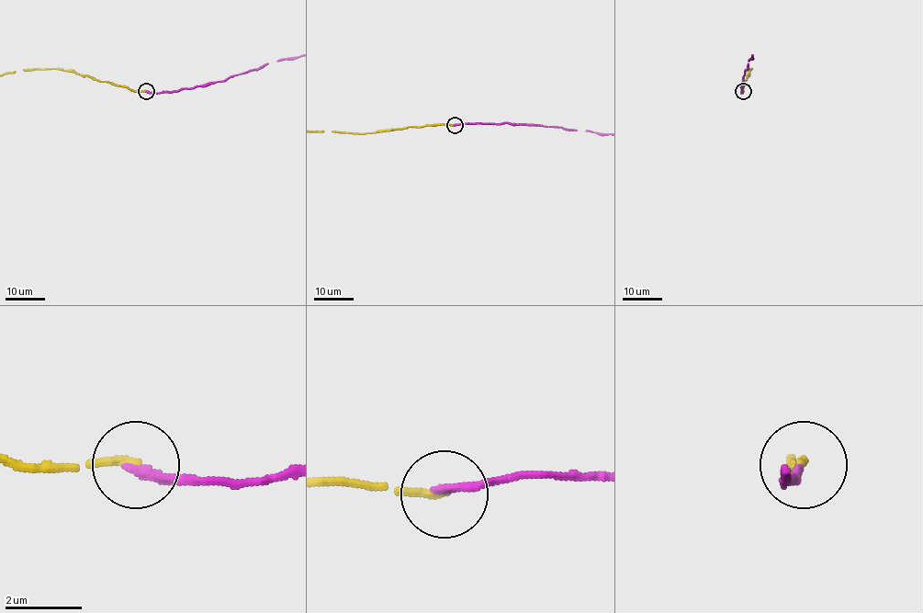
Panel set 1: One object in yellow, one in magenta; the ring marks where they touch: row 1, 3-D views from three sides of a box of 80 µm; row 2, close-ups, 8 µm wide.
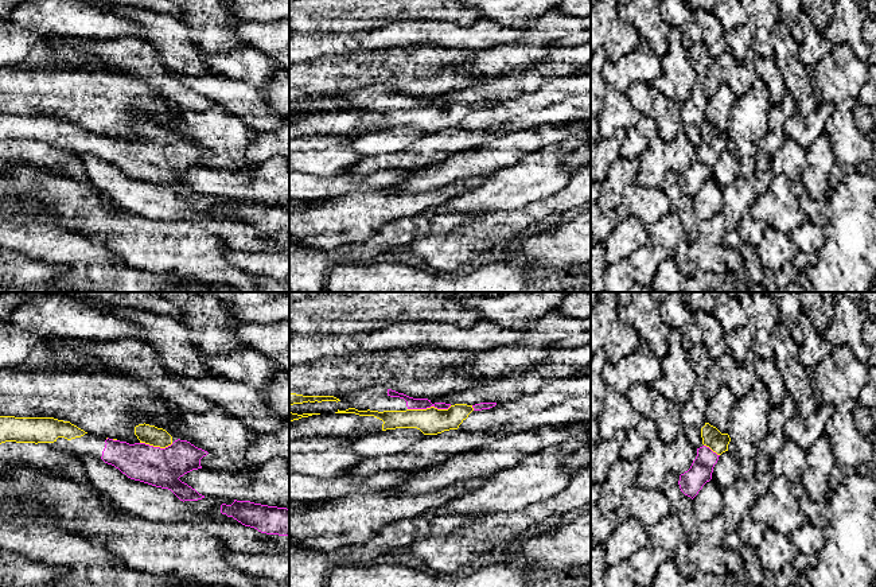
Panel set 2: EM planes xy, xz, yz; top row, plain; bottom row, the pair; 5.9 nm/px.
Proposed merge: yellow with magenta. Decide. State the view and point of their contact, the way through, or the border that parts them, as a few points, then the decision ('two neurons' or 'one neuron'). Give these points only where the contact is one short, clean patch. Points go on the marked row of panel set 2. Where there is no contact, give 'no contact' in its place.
meets yellow in xz at (431, 407); runs through xz (431, 422), (431, 407), (416, 407), (412, 403); one neuron

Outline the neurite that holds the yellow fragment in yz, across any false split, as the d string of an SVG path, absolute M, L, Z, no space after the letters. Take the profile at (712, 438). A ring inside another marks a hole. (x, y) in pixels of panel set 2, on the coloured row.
M705 423L701 428L702 447L697 448L697 456L690 469L680 475L681 491L692 499L698 494L702 486L712 479L713 467L719 456L728 451L731 438L721 434L716 427Z

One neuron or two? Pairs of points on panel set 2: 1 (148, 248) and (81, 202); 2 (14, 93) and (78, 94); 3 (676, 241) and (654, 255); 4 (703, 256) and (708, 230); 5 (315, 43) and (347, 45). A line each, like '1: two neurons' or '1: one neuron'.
1: one neuron
2: one neuron
3: two neurons
4: one neuron
5: one neuron

